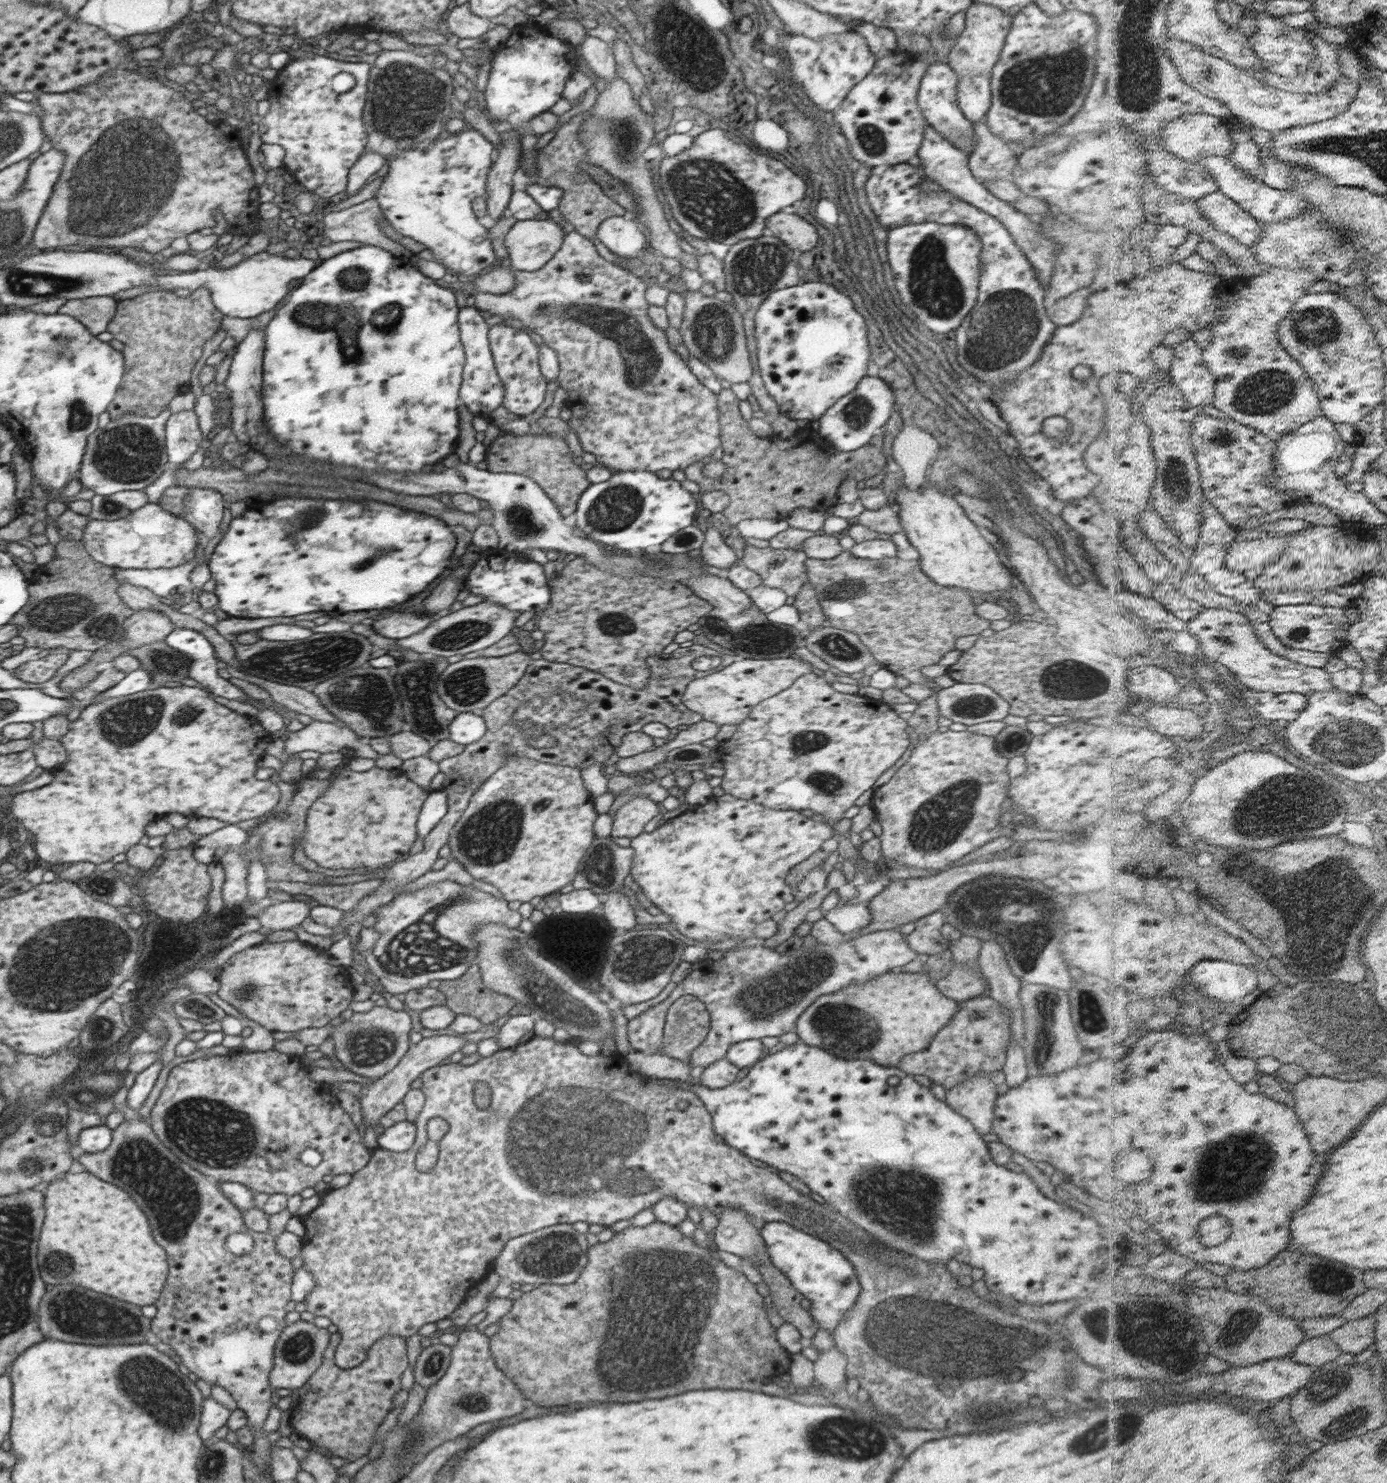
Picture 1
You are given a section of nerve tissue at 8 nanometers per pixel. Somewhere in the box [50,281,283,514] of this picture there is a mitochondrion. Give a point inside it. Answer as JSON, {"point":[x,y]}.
{"point":[128,452]}

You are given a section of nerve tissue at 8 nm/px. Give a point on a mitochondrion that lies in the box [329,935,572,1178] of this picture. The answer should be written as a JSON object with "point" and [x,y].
{"point":[368,1048]}

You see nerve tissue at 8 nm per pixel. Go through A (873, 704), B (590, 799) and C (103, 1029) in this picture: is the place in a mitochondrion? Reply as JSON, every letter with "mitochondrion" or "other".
{"A":"other","B":"other","C":"mitochondrion"}

